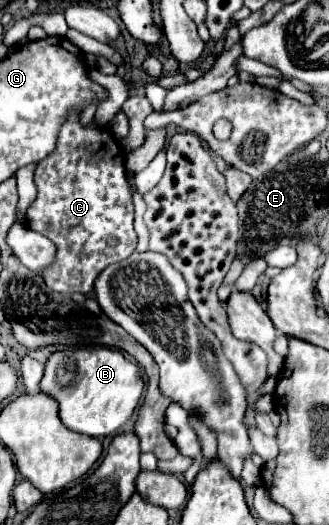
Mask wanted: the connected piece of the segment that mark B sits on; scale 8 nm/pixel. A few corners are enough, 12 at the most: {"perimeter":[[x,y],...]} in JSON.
{"perimeter":[[110,347],[56,351],[40,391],[62,423],[106,437],[144,381]]}

